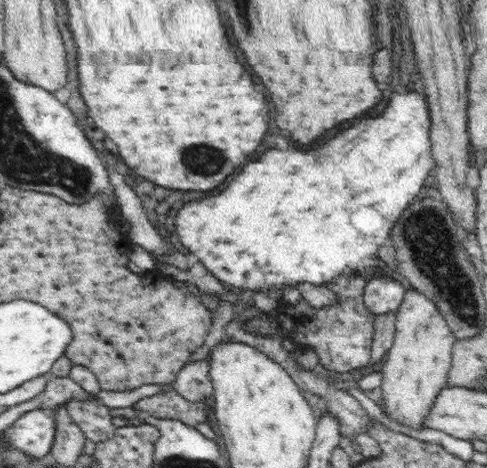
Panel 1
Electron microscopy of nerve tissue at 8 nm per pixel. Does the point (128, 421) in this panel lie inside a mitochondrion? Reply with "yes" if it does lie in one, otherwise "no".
no

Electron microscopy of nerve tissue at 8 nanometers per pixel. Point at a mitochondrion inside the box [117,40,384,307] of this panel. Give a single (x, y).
(202, 160)

